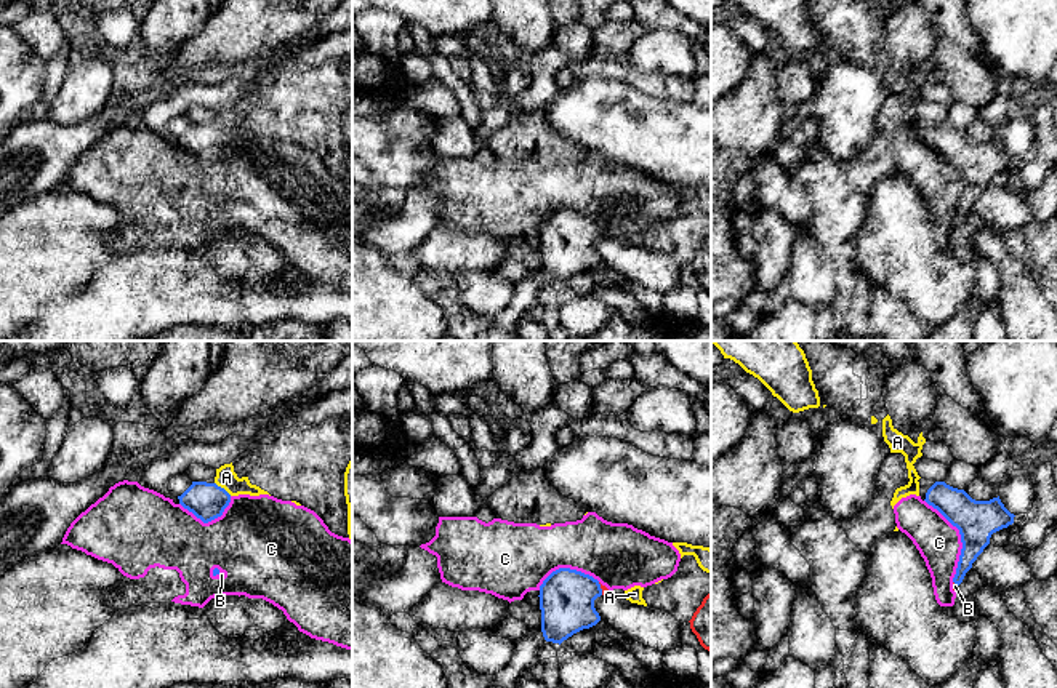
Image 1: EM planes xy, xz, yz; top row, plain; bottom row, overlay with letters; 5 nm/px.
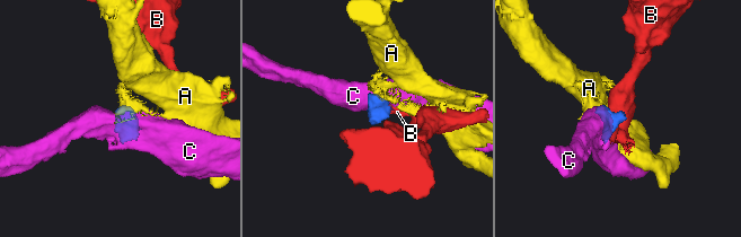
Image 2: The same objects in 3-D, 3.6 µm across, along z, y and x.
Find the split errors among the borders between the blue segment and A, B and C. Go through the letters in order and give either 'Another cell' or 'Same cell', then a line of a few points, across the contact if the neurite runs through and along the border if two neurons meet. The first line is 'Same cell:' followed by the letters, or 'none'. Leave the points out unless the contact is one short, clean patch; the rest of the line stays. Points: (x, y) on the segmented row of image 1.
Same cell: B
A: Another cell. Line: xy (215, 482), (231, 495)
B: Same cell
C: Another cell

